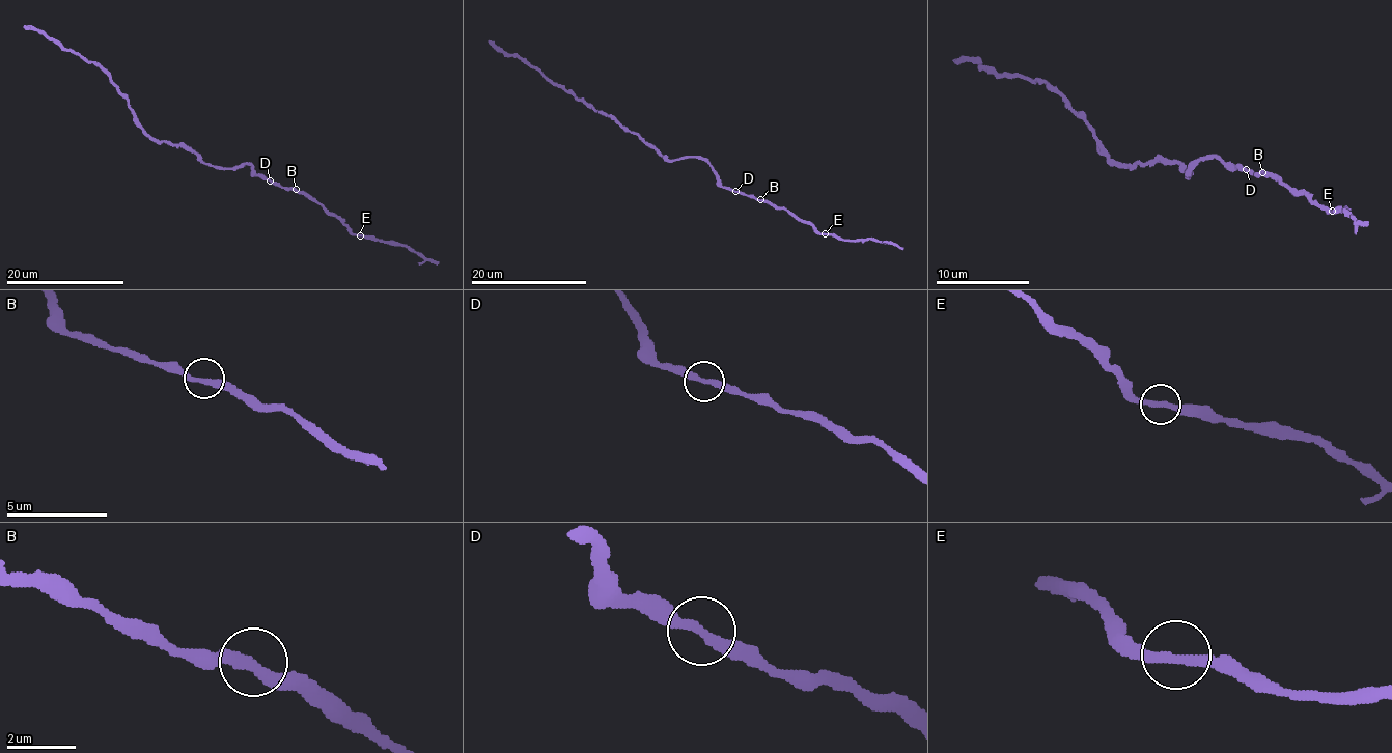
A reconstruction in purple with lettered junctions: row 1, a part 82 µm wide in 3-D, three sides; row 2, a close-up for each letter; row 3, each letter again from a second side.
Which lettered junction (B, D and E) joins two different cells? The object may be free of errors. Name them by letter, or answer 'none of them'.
none of them

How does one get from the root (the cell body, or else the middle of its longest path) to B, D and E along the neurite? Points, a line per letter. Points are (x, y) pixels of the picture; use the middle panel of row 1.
B: (683, 158), (702, 158), (723, 186), (760, 199)
D: (683, 158), (702, 158), (717, 174), (719, 183), (734, 191)
E: (683, 158), (702, 158), (723, 186), (784, 207), (825, 233)

